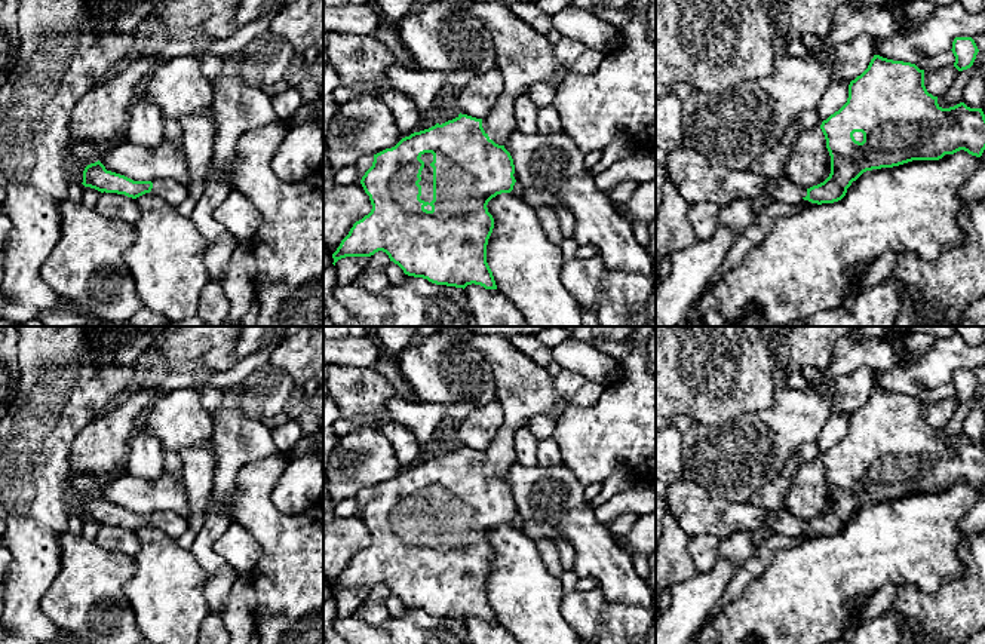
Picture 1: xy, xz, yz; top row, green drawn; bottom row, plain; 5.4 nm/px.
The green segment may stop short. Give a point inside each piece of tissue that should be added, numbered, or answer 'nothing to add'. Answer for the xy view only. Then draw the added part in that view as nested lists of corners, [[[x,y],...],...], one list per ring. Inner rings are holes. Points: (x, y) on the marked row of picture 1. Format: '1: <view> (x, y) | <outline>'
1: xy (174, 193) | [[[162,180],[162,181],[153,183],[151,193],[154,193],[166,203],[175,208],[181,205],[188,196],[187,187],[177,183],[175,180]]]

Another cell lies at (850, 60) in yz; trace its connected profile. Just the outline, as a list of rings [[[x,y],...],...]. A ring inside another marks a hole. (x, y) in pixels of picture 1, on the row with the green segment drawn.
[[[866,33],[831,50],[828,58],[835,64],[834,80],[851,82],[860,76],[875,55],[880,37],[883,37],[880,33]]]

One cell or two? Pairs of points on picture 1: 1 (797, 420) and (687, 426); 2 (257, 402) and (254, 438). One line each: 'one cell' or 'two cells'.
1: one cell
2: two cells

